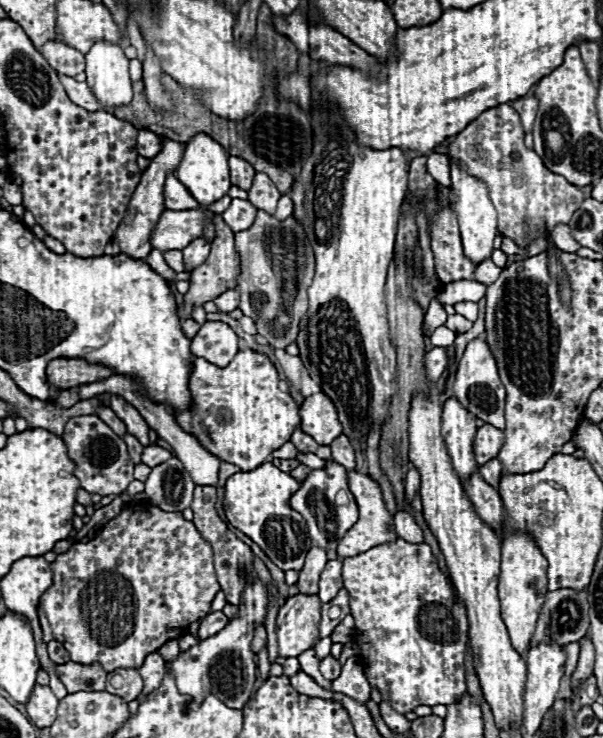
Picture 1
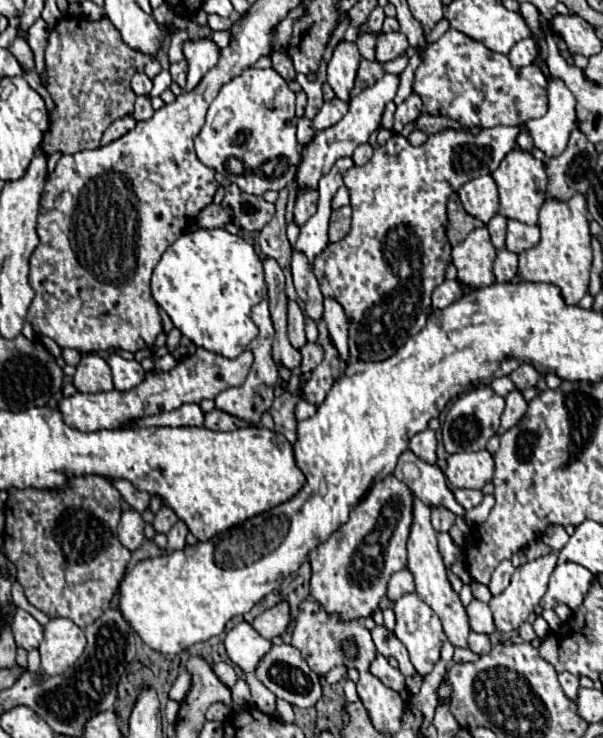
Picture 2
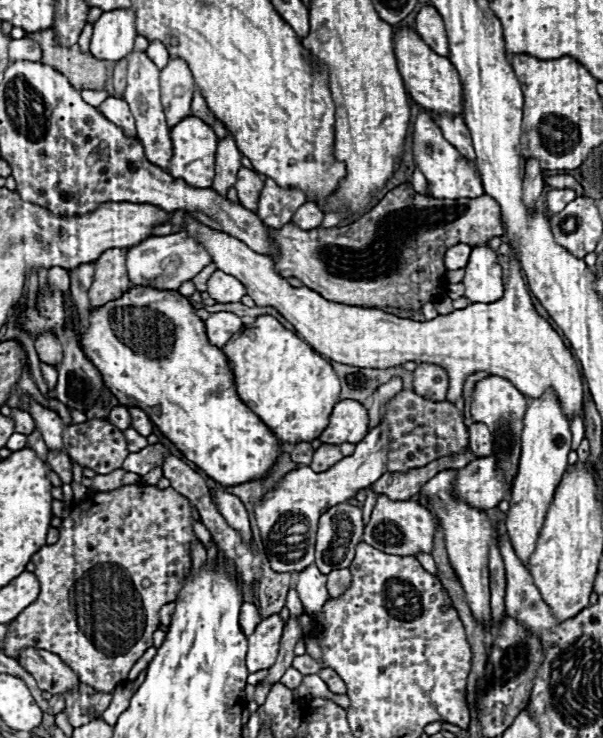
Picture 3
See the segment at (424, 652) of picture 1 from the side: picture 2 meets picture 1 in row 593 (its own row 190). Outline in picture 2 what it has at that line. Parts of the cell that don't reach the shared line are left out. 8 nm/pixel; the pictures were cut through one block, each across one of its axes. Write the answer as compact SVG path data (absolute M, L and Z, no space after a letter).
M494 126L494 128L486 128L484 132L480 132L476 136L468 134L468 132L446 130L446 132L438 132L438 134L428 136L428 140L422 146L412 146L402 134L392 134L388 144L384 144L384 146L374 150L374 156L372 156L372 160L368 164L352 166L350 170L344 172L344 184L350 190L350 200L352 200L352 210L354 210L352 212L352 230L350 230L350 234L344 240L326 246L326 250L314 260L314 274L318 278L322 294L336 298L342 304L346 316L350 318L350 330L348 330L348 334L350 334L350 338L348 338L350 358L362 360L362 362L380 362L380 360L386 360L386 358L394 356L394 352L398 348L402 348L402 344L406 344L406 340L410 336L418 334L426 326L426 320L432 314L432 306L430 306L432 290L444 282L446 264L450 262L450 250L452 248L450 248L450 242L446 238L446 224L448 224L448 220L446 220L446 202L448 202L448 196L452 194L452 186L450 184L458 184L458 188L460 188L462 184L466 184L472 178L478 178L478 176L484 176L484 174L492 174L500 166L502 158L514 148L518 132L520 132L518 126Z

